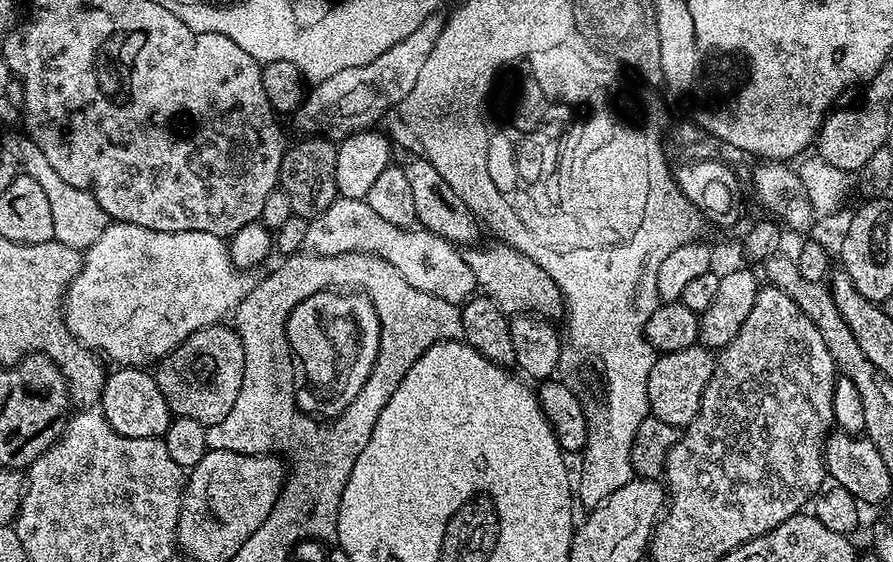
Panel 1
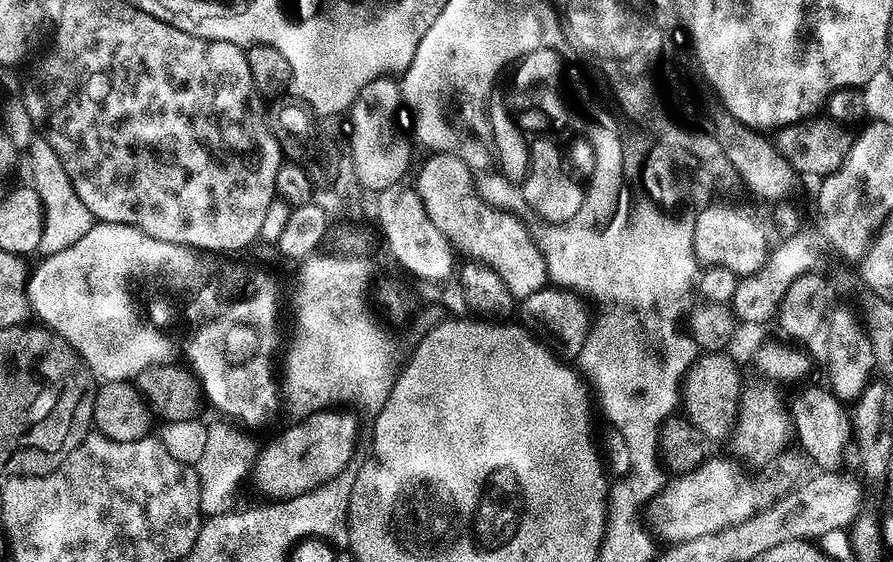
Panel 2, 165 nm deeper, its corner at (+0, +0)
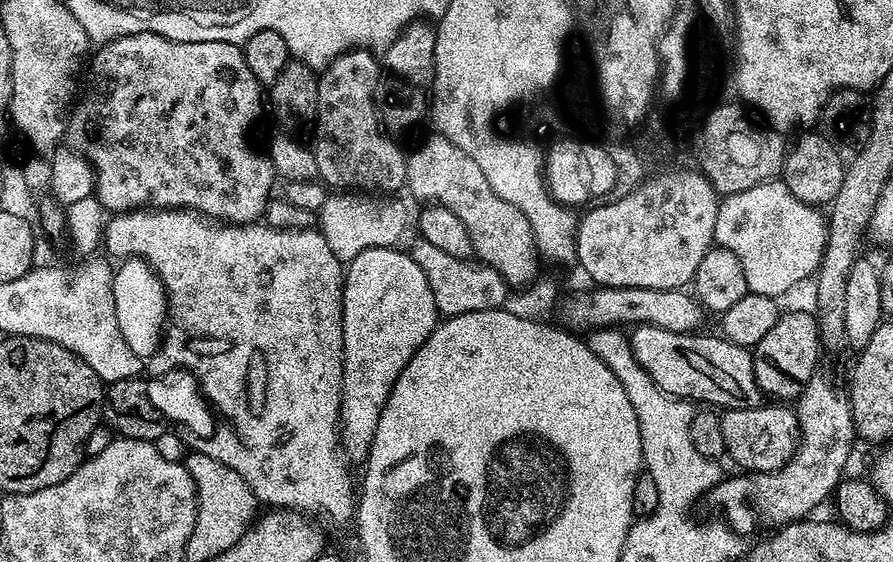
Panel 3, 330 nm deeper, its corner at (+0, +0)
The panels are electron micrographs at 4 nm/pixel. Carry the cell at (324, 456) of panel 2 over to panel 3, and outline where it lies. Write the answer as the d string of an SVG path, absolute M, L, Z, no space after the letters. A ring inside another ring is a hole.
M396 246L362 250L346 264L344 274L344 381L342 382L342 402L340 403L340 427L342 429L342 447L347 459L353 465L363 465L367 461L368 451L374 442L374 434L378 430L378 418L382 418L382 410L390 398L390 390L394 390L394 382L398 382L398 374L402 374L406 362L410 362L410 358L422 346L422 342L426 342L426 338L430 338L430 334L436 329L438 323L434 294L430 290L430 282L422 270L422 266L418 266L418 262L414 262L414 258L407 251L399 252L399 250L400 248Z

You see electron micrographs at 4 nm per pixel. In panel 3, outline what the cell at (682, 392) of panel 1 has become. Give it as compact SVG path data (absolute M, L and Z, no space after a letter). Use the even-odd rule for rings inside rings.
M776 406L780 408L729 408L720 416L722 422L722 436L726 438L726 452L737 464L737 469L748 472L779 472L780 468L794 453L800 438L800 422L791 407Z

